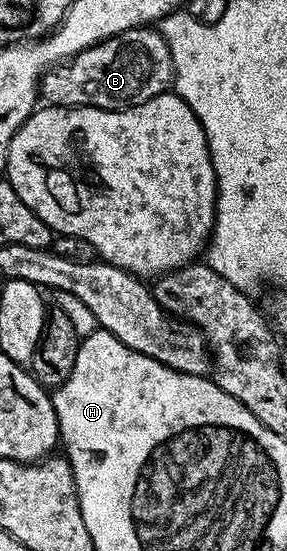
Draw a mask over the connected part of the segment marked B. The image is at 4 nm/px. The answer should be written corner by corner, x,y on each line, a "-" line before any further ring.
145,27
131,29
125,33
114,35
84,49
69,61
61,61
53,69
49,69
40,80
40,97
48,105
85,105
95,109
129,109
135,105
146,103
160,93
165,92
173,84
172,56
166,39
160,34
159,28

